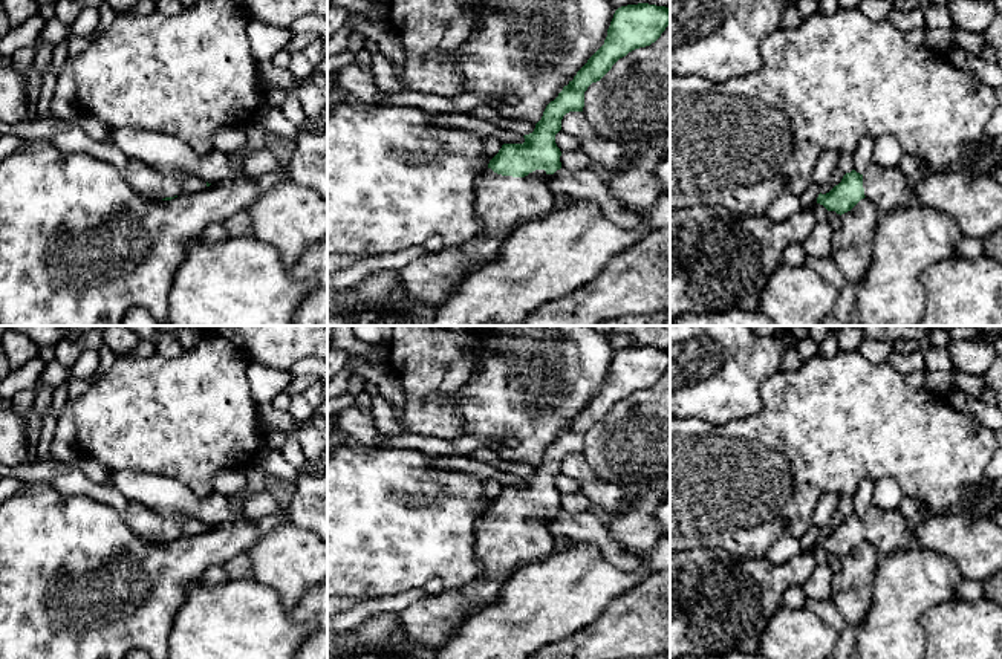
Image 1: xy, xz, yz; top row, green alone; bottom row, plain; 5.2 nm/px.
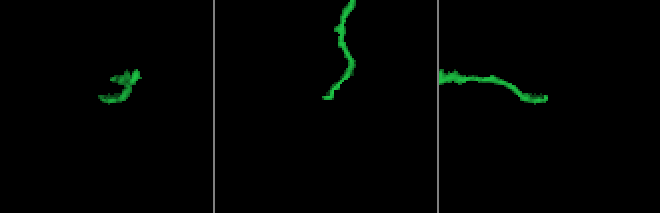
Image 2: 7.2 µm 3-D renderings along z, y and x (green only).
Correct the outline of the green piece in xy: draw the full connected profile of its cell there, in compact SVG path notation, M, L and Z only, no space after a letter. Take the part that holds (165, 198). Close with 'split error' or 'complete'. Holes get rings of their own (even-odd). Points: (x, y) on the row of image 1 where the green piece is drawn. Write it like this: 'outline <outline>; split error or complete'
outline M129 161L122 177L139 196L150 200L171 200L211 185L194 174L161 171L141 161Z; split error

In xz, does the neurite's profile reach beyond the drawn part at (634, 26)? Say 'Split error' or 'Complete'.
Split error

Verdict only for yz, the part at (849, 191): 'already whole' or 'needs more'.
needs more

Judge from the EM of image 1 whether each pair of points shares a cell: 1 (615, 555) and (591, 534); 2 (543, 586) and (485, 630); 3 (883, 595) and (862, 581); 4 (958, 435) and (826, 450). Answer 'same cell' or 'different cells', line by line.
1: same cell
2: same cell
3: different cells
4: same cell

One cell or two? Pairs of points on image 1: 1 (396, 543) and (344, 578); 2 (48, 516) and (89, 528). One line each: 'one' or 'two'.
1: one
2: one

